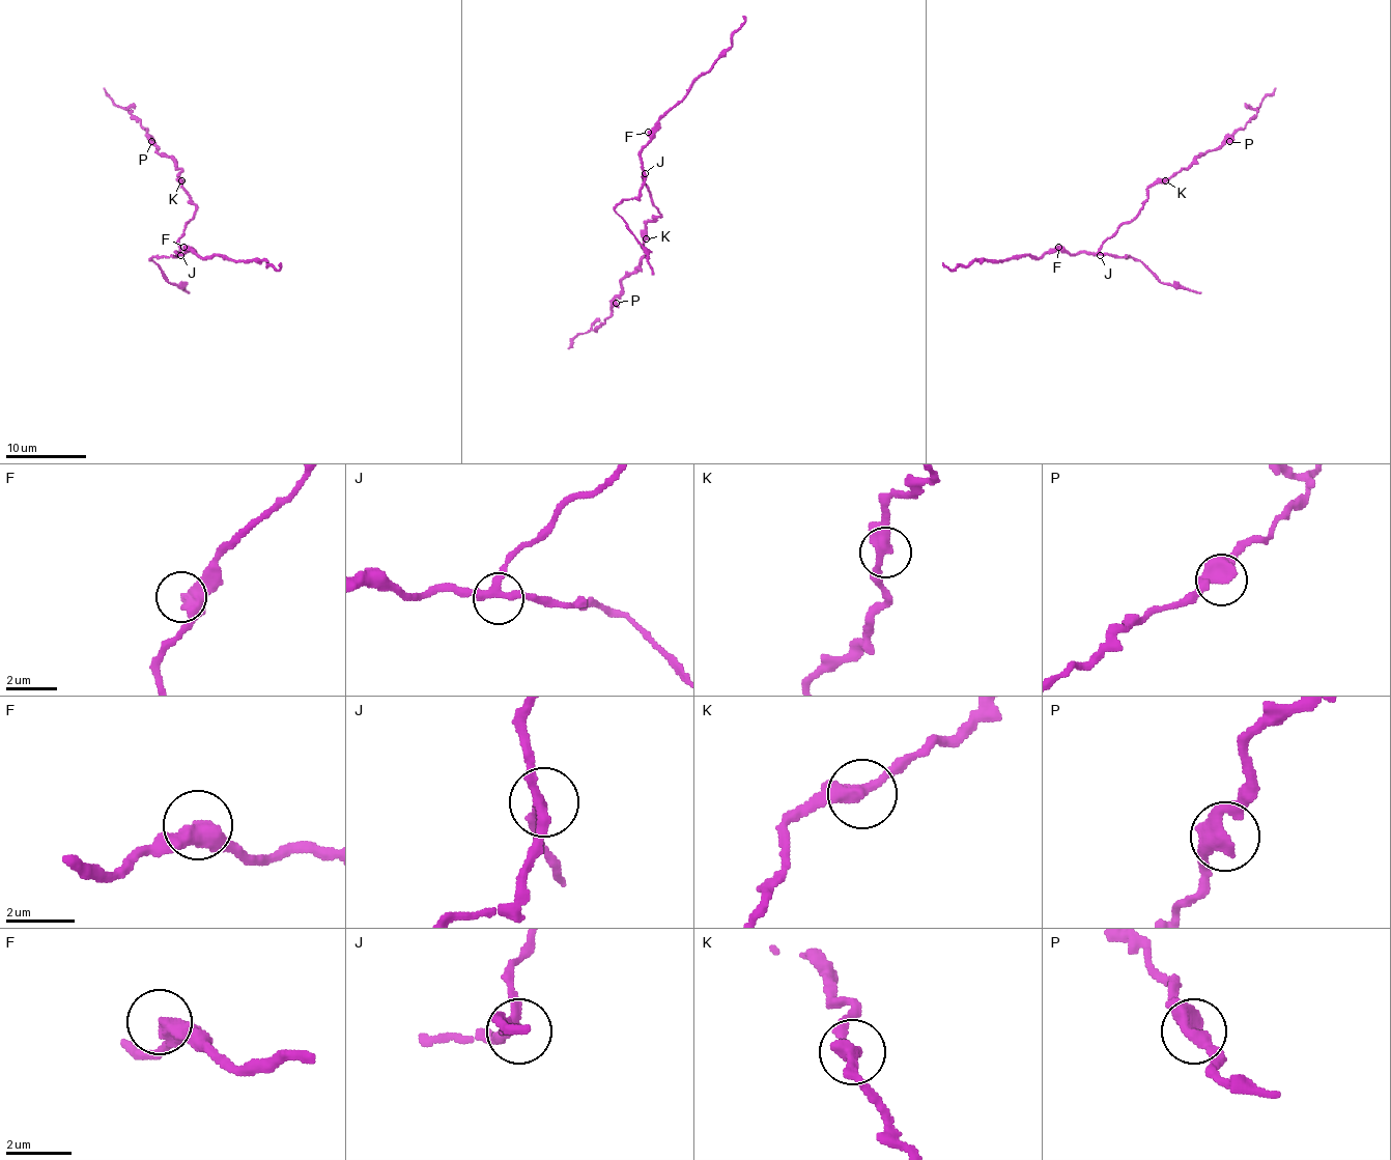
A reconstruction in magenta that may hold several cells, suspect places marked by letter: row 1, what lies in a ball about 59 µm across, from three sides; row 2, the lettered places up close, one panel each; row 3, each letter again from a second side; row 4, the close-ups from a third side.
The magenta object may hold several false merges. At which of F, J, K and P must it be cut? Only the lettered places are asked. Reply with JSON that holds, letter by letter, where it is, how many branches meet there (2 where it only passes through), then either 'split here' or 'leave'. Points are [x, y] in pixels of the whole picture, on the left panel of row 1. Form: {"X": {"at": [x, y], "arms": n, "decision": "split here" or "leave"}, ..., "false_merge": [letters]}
{"F": {"at": [183, 247], "arms": 2, "decision": "leave"}, "J": {"at": [180, 255], "arms": 3, "decision": "leave"}, "K": {"at": [181, 180], "arms": 3, "decision": "leave"}, "P": {"at": [151, 141], "arms": 2, "decision": "leave"}, "false_merge": []}

